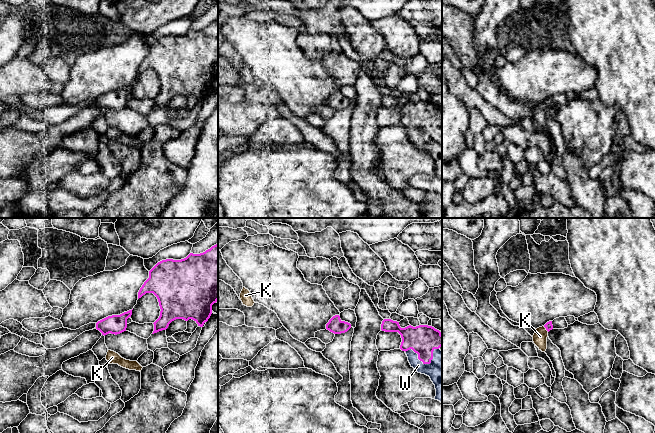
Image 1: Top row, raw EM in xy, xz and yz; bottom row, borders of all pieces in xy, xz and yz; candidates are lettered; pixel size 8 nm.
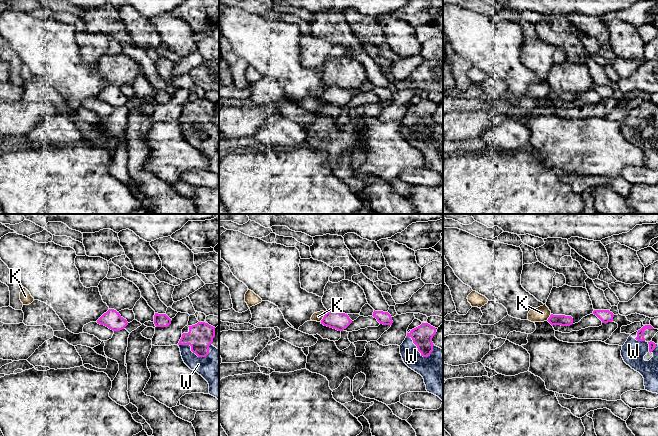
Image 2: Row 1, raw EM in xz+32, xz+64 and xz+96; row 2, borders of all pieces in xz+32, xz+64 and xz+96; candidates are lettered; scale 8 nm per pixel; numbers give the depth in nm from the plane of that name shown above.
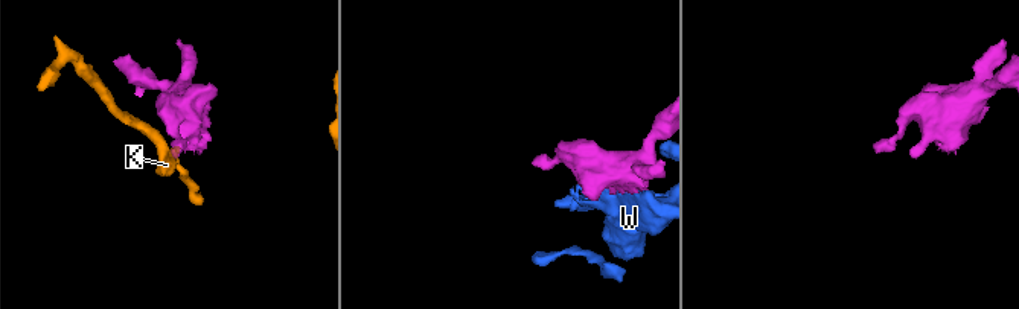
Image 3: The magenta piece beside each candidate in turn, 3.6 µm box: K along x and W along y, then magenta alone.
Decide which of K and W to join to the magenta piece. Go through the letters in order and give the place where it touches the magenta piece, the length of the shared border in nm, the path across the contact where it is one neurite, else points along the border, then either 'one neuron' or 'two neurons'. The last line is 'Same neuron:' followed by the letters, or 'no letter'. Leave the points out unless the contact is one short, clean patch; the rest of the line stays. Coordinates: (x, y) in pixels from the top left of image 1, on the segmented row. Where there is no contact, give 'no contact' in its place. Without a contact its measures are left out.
K: meets magenta in yz at (546, 329); contact 60 nm long; border along yz (543, 326), (548, 331); two neurons
W: meets magenta in xz at (424, 363); contact 280 nm long; one neuron
Same neuron: W

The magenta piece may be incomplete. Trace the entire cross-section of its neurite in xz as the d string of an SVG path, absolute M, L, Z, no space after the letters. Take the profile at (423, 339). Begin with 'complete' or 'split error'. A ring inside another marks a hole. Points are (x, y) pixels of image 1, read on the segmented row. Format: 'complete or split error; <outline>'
split error; M384 319L382 321L381 330L385 332L398 332L401 335L402 342L400 349L406 353L411 367L413 367L416 372L430 377L436 389L435 400L438 400L442 403L442 351L439 349L442 346L441 332L428 325L419 325L416 327L409 325L405 328L401 328L399 322L393 321L391 319Z

